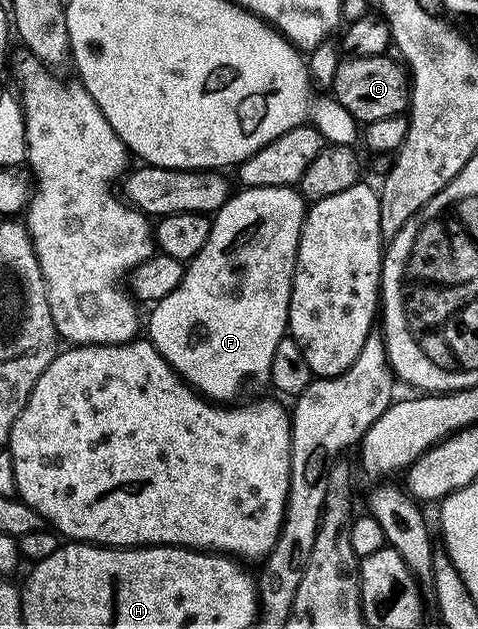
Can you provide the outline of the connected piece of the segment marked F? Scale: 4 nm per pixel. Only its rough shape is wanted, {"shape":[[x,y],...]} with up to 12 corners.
{"shape":[[244,187],[145,334],[215,404],[267,386],[308,203]]}

